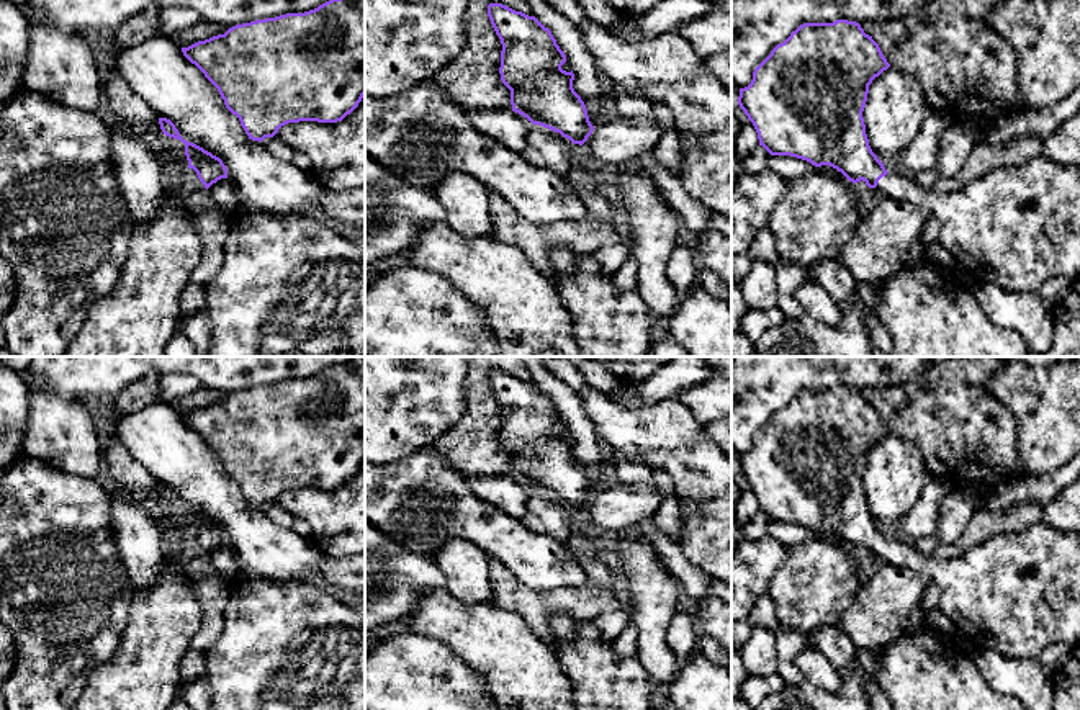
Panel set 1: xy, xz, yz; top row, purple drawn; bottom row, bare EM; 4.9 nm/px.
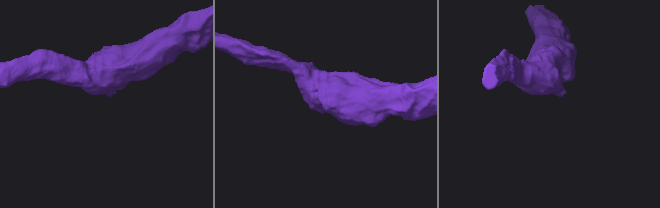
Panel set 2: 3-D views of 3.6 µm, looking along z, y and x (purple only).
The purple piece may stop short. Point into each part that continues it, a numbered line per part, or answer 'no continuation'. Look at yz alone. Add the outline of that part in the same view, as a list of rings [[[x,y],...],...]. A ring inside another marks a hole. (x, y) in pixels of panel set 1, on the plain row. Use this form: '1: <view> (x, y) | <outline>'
1: yz (1016, 593) | [[[1039,522],[1021,532],[998,532],[983,543],[980,543],[979,546],[964,551],[956,559],[939,559],[934,558],[933,555],[923,555],[915,546],[915,543],[905,543],[898,540],[887,540],[885,543],[882,543],[875,556],[889,564],[911,569],[925,576],[928,582],[936,584],[941,591],[939,609],[951,618],[956,635],[965,638],[970,643],[972,649],[992,649],[1000,653],[1001,656],[1015,659],[1037,659],[1039,654],[1049,645],[1065,641],[1067,645],[1075,646],[1080,643],[1080,535],[1078,533],[1059,532],[1055,528],[1047,527],[1044,522]]]

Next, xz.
no continuation

